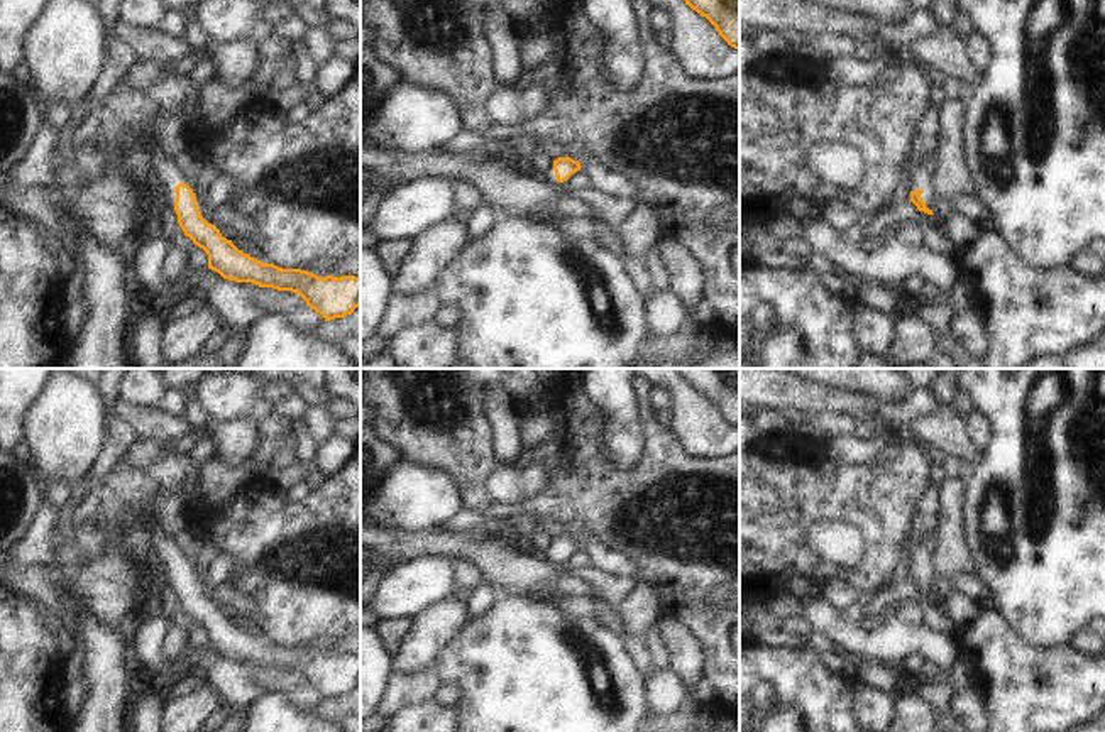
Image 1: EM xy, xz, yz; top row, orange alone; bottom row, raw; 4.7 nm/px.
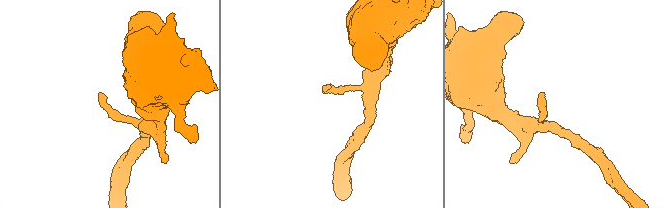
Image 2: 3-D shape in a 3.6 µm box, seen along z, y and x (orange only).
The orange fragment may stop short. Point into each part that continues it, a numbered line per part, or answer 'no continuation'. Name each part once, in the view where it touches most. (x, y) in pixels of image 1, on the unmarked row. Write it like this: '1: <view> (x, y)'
1: yz (921, 558).

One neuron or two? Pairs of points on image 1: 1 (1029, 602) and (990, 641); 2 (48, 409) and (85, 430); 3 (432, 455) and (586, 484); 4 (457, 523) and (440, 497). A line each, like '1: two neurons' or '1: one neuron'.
1: two neurons
2: one neuron
3: one neuron
4: two neurons

